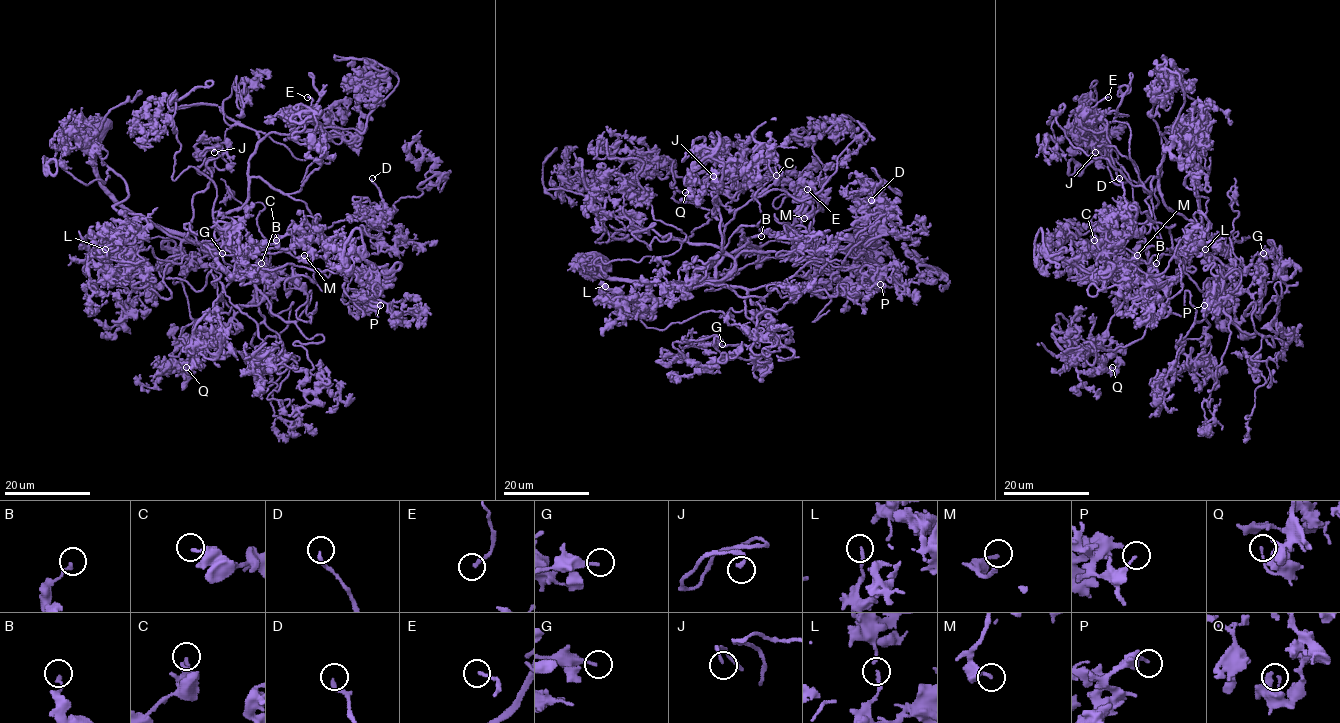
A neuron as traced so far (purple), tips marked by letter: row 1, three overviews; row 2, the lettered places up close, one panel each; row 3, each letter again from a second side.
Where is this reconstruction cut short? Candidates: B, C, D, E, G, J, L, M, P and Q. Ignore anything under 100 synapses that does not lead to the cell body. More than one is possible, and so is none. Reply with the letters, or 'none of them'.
J

